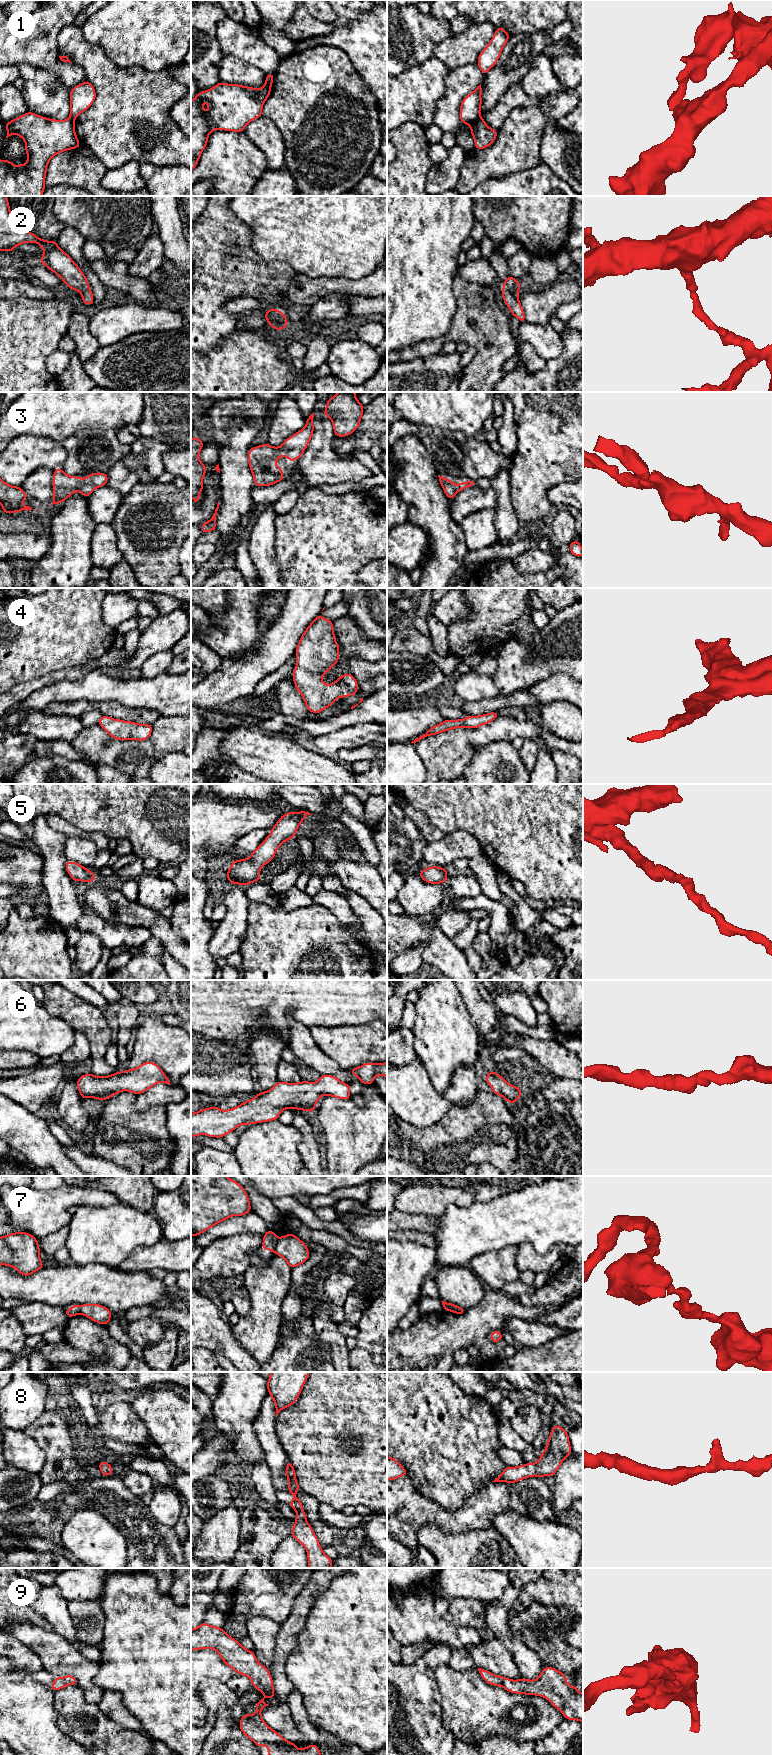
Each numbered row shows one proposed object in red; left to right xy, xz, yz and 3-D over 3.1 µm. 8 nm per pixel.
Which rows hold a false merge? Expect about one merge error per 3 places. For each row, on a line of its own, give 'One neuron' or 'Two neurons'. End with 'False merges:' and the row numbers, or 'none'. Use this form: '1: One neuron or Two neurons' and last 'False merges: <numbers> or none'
1: Two neurons
2: One neuron
3: One neuron
4: One neuron
5: One neuron
6: One neuron
7: Two neurons
8: One neuron
9: One neuron
False merges: 1, 7

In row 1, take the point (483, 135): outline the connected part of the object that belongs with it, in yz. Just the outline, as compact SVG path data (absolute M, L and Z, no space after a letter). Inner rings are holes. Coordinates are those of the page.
M482 117L470 124L470 130L475 142L475 149L478 150L489 147L498 134L498 130L490 128Z

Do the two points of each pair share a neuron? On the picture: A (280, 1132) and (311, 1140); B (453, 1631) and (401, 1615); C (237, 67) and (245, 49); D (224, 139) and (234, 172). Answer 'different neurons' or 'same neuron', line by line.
A: different neurons
B: same neuron
C: different neurons
D: same neuron

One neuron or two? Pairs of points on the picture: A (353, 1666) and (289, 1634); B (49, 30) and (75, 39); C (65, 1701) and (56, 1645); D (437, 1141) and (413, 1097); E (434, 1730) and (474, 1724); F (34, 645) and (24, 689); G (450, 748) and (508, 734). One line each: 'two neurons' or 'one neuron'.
A: two neurons
B: two neurons
C: two neurons
D: two neurons
E: two neurons
F: two neurons
G: one neuron

